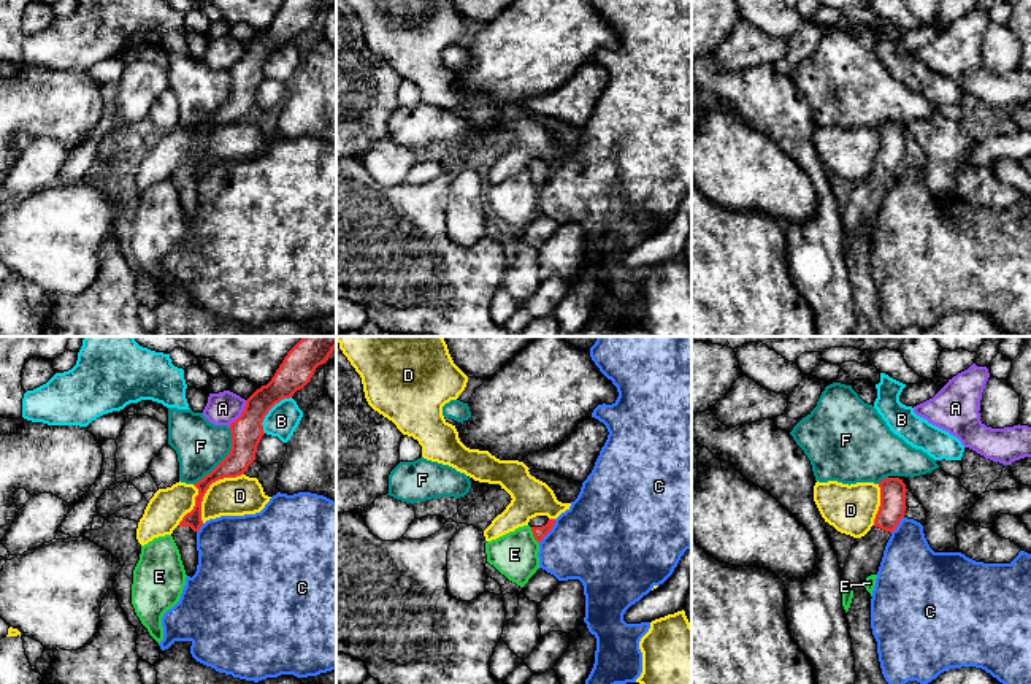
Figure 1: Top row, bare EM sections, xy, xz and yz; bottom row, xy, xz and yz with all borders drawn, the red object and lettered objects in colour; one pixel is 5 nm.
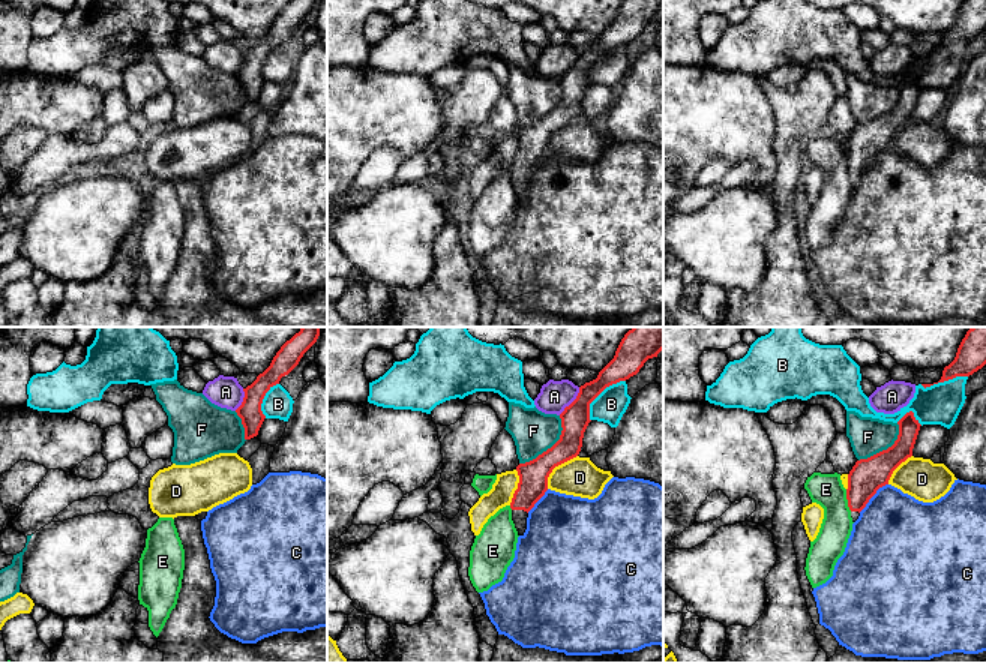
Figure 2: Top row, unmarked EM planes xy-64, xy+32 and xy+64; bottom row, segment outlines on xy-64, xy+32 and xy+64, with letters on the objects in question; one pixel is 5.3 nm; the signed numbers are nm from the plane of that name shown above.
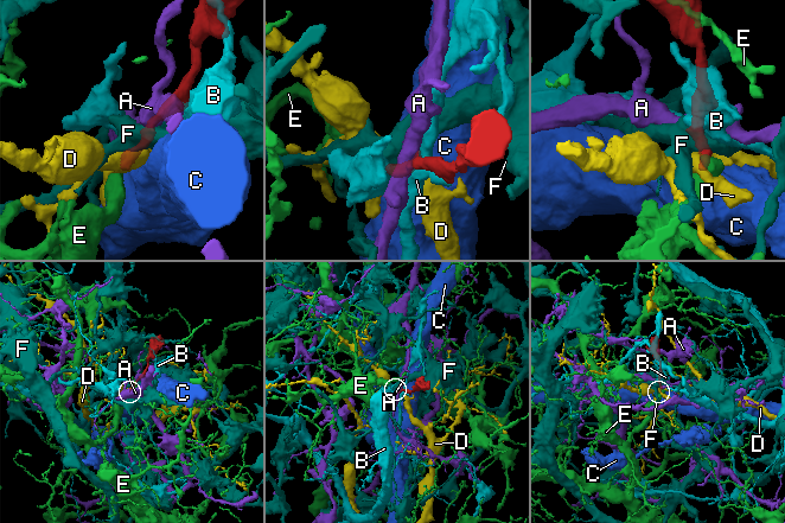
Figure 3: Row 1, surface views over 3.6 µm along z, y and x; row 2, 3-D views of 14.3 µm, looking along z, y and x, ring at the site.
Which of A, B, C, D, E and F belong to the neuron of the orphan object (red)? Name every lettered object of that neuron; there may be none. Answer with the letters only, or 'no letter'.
no letter

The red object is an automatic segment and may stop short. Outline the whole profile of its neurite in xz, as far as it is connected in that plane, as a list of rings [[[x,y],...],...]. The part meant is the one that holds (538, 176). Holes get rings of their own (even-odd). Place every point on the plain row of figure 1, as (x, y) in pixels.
[[[536,160],[528,167],[538,187],[542,186],[542,183],[552,175],[554,168],[555,163],[549,163],[547,160]]]

